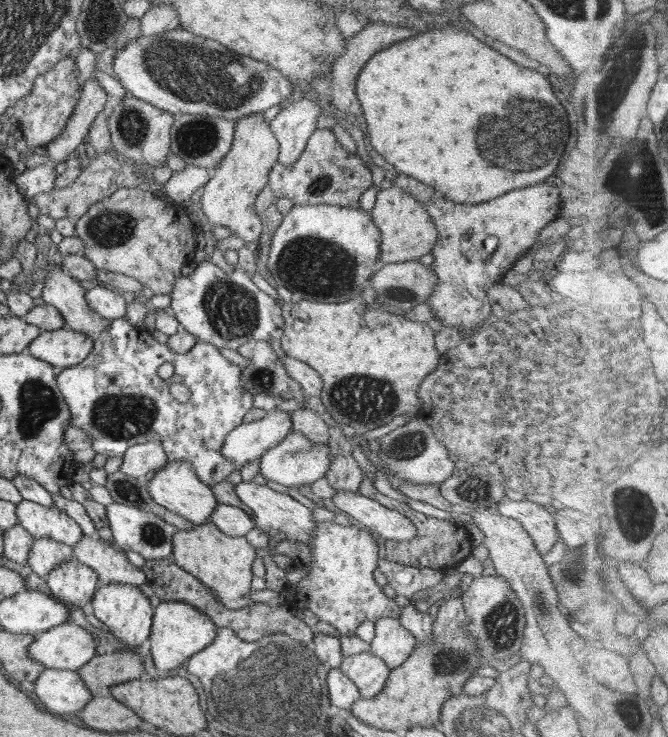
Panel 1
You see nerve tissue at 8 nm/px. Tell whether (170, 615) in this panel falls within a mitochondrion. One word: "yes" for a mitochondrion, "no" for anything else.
no

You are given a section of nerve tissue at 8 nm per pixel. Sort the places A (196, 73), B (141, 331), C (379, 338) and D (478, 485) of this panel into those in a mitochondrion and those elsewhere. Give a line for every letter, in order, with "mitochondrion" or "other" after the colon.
A: mitochondrion
B: other
C: other
D: mitochondrion

